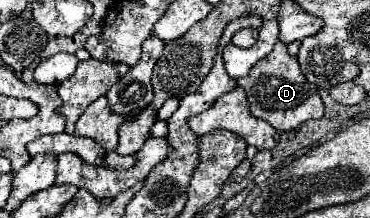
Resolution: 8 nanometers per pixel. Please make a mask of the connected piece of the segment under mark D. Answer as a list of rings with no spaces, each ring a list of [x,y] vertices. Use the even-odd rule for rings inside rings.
[[[276,42],[274,50],[266,58],[256,62],[248,76],[238,78],[238,86],[242,86],[248,94],[252,116],[266,120],[278,132],[296,128],[312,118],[322,118],[324,114],[324,104],[320,96],[310,90],[310,84],[304,78],[298,60],[288,54],[284,42]]]

